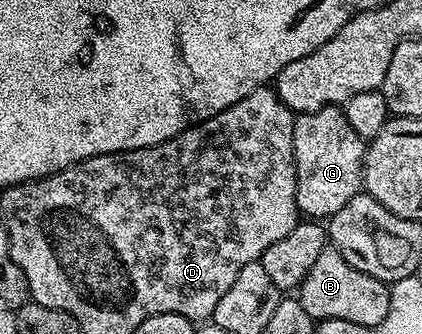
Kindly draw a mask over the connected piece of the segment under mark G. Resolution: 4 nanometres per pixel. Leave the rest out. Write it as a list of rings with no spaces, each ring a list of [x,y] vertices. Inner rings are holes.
[[[326,105],[320,111],[297,114],[294,119],[292,147],[296,163],[296,203],[303,218],[329,219],[362,189],[362,163],[366,160],[367,142],[356,135],[356,131],[352,131],[345,112],[339,106]]]

